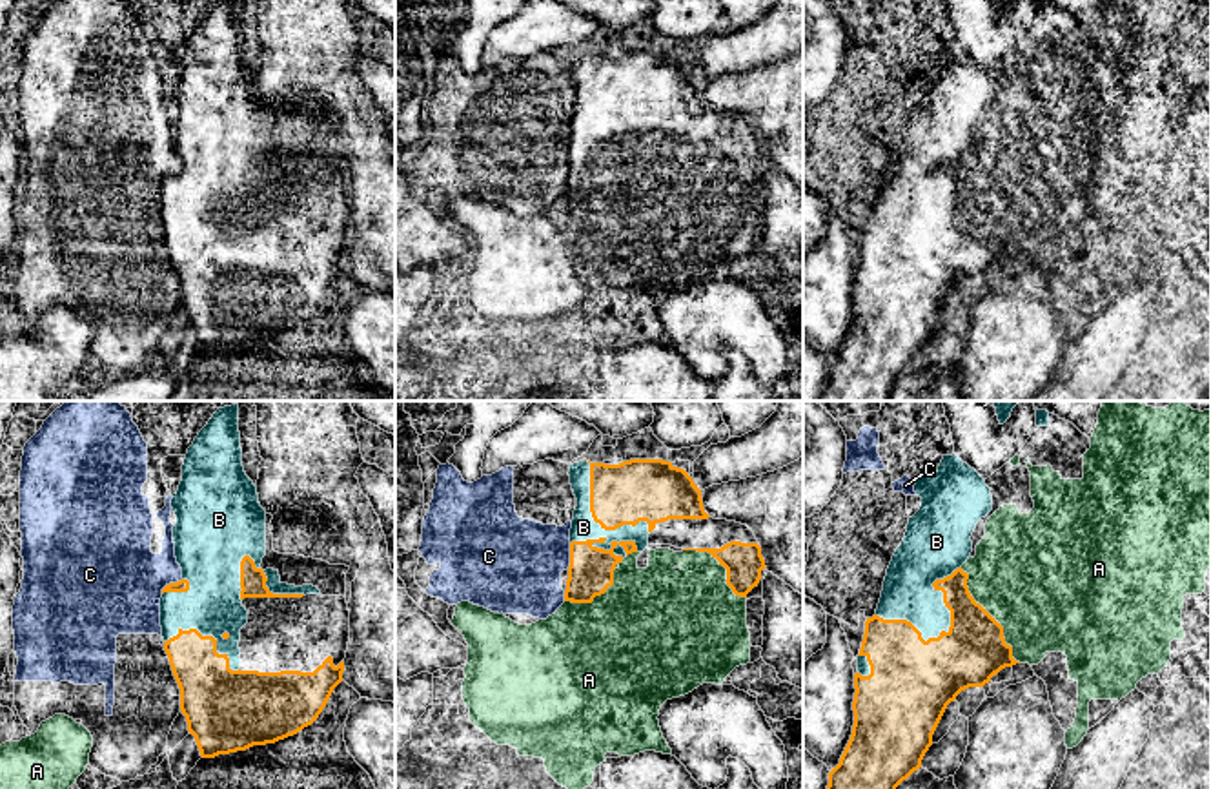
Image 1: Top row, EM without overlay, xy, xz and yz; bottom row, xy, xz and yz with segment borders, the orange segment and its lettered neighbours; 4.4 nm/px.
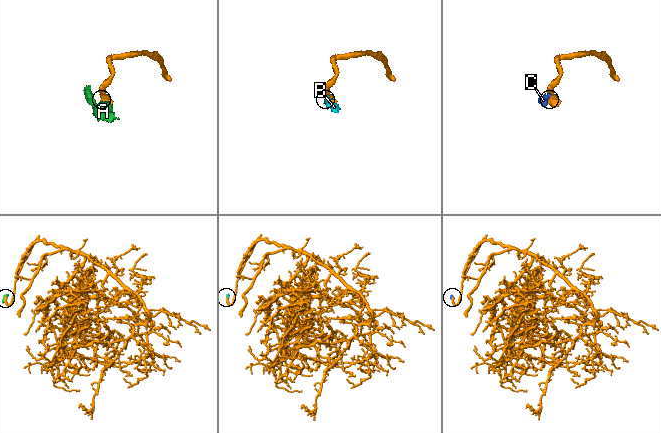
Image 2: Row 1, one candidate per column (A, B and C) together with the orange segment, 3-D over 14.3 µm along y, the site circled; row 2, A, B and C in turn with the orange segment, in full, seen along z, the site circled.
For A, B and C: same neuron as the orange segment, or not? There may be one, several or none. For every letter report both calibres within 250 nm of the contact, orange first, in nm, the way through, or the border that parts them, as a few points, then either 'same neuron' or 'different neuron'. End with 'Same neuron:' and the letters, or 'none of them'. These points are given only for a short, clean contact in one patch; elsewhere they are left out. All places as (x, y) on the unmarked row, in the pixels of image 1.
A: 280 nm thick on the orange side, 500 nm on the other; different neuron
B: 320 nm thick on the orange side, 220 nm on the other; same neuron
C: 200 nm thick on the orange side, 400 nm on the other; border along xz (570, 135), (570, 157), (567, 161); different neuron
Same neuron: B

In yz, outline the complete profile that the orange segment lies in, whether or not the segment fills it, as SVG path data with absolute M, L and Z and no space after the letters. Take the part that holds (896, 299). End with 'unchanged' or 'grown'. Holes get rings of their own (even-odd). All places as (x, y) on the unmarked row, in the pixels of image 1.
M956 46L943 47L938 64L916 73L920 102L909 109L907 124L887 160L881 190L865 226L854 266L854 317L840 355L829 364L829 377L818 401L889 401L896 379L921 359L932 337L932 326L951 293L969 279L983 279L1005 259L1020 253L1005 235L1003 219L969 184L969 166L962 157L976 148L976 137L985 129L987 111L1003 97L1016 97L1020 106L1034 100L1031 64L1027 58L1005 55L983 71Z; grown

